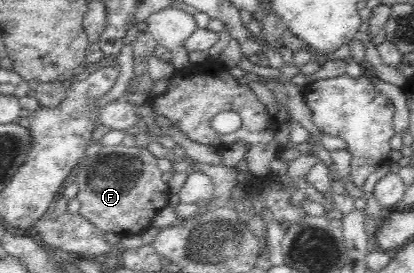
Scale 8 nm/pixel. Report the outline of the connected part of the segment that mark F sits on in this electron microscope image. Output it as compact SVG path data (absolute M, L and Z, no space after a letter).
M127 146L101 147L91 158L84 157L74 170L72 180L79 187L77 200L83 218L103 233L121 236L140 235L152 226L152 218L165 206L171 196L168 184L162 180L161 161L146 148Z

